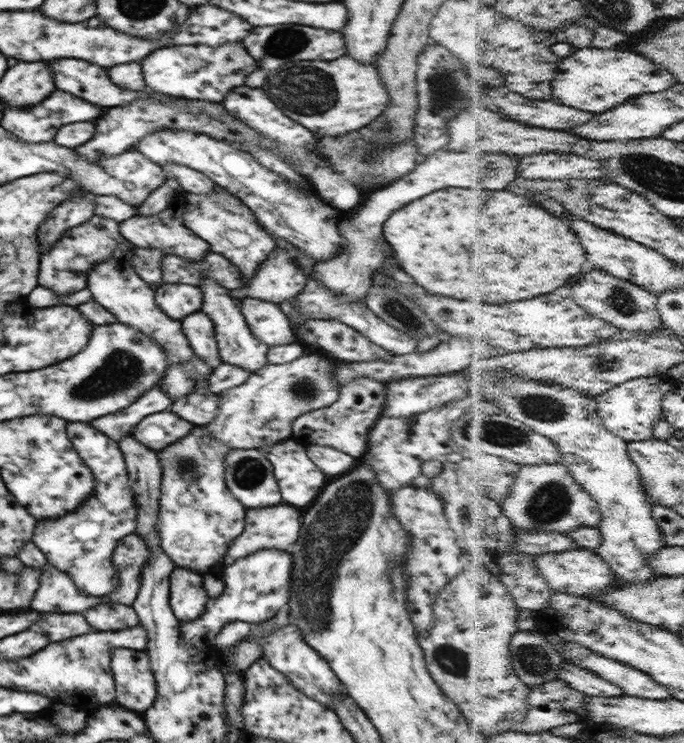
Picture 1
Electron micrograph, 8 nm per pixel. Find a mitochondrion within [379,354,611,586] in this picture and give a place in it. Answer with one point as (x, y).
(551, 501)

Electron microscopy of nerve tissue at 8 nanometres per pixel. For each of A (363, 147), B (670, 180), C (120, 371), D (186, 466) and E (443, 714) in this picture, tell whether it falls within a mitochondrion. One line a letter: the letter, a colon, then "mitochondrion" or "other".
A: mitochondrion
B: mitochondrion
C: mitochondrion
D: mitochondrion
E: other

